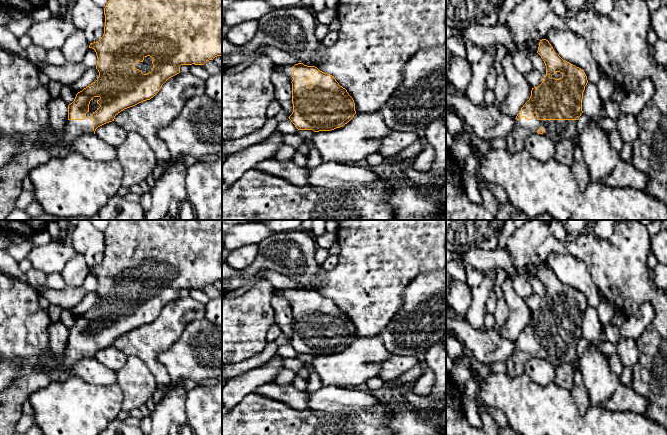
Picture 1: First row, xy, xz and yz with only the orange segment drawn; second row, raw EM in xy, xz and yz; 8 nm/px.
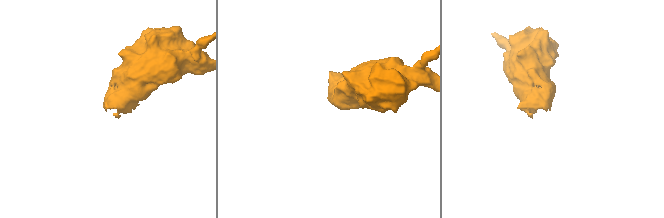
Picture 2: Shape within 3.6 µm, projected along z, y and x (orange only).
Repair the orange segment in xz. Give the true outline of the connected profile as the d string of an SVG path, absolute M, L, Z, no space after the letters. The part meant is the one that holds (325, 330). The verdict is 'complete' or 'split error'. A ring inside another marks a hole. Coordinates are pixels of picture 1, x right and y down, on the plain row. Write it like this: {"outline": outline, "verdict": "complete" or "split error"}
{"outline": "M303 287L282 289L277 292L292 307L293 336L289 343L298 354L331 355L343 351L356 338L353 322L339 309L334 300Z", "verdict": "split error"}

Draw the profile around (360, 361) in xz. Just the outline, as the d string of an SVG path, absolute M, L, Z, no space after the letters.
M378 335L356 337L343 351L315 356L312 364L323 386L353 388L378 377L380 363L392 355Z

